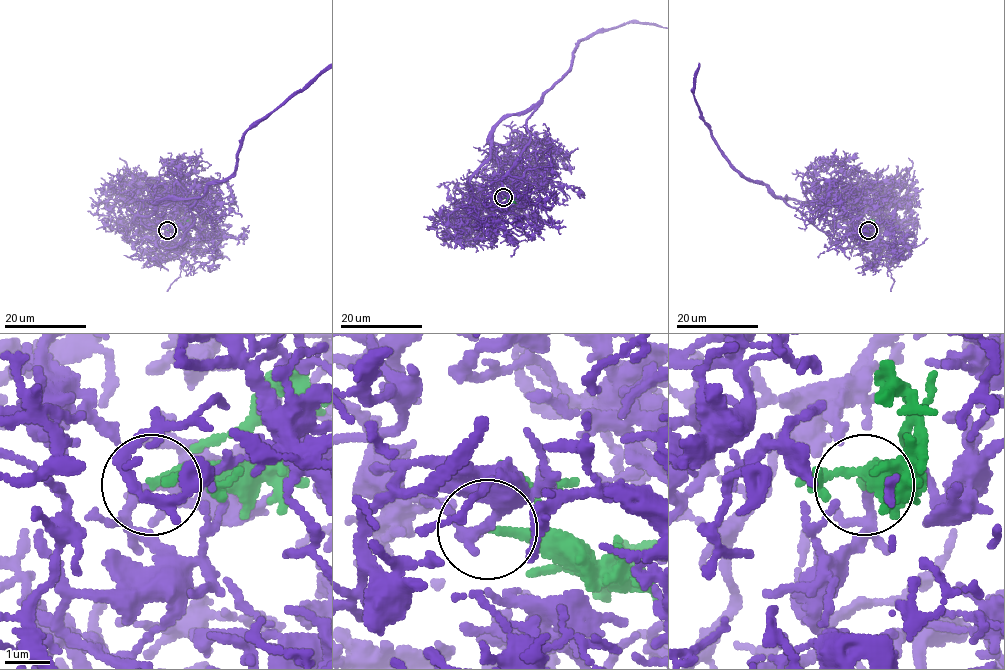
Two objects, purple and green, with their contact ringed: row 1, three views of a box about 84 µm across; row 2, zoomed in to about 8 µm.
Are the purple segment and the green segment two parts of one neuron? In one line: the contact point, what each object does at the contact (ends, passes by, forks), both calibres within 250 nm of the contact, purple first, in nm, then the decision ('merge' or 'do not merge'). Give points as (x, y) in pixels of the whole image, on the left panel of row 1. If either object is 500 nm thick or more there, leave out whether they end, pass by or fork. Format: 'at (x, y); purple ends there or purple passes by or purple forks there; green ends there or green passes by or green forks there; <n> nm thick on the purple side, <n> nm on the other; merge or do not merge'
at (167, 230); purple forks there; green ends there; 130 nm thick on the purple side, 180 nm on the other; merge

